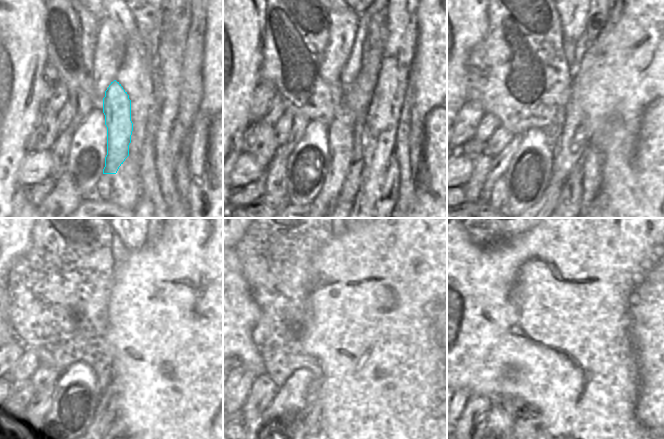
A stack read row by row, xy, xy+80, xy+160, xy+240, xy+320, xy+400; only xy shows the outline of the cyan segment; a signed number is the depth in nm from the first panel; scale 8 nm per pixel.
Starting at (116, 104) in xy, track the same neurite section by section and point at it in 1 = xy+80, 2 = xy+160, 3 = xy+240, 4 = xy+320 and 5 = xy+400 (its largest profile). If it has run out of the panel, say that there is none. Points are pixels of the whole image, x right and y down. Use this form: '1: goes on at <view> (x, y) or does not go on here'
1: goes on at xy+80 (341, 128)
2: goes on at xy+160 (557, 178)
3: does not go on here
4: does not go on here
5: does not go on here

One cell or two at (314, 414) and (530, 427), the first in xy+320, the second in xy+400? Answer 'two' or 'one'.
one

